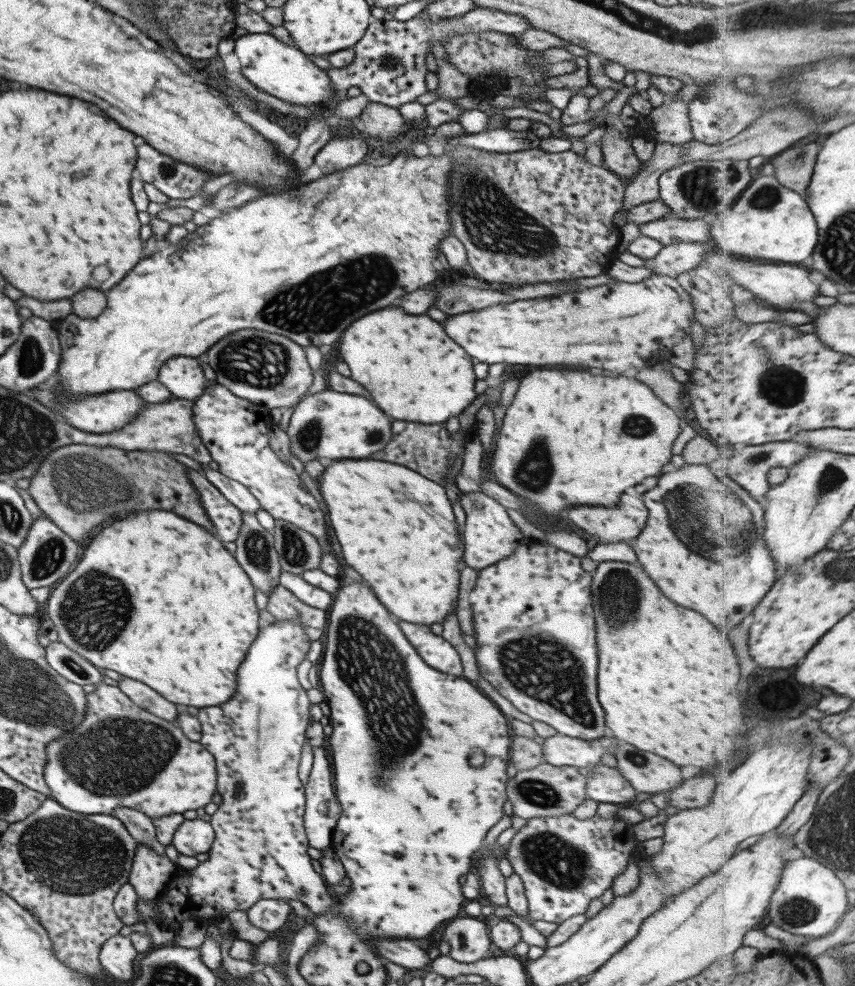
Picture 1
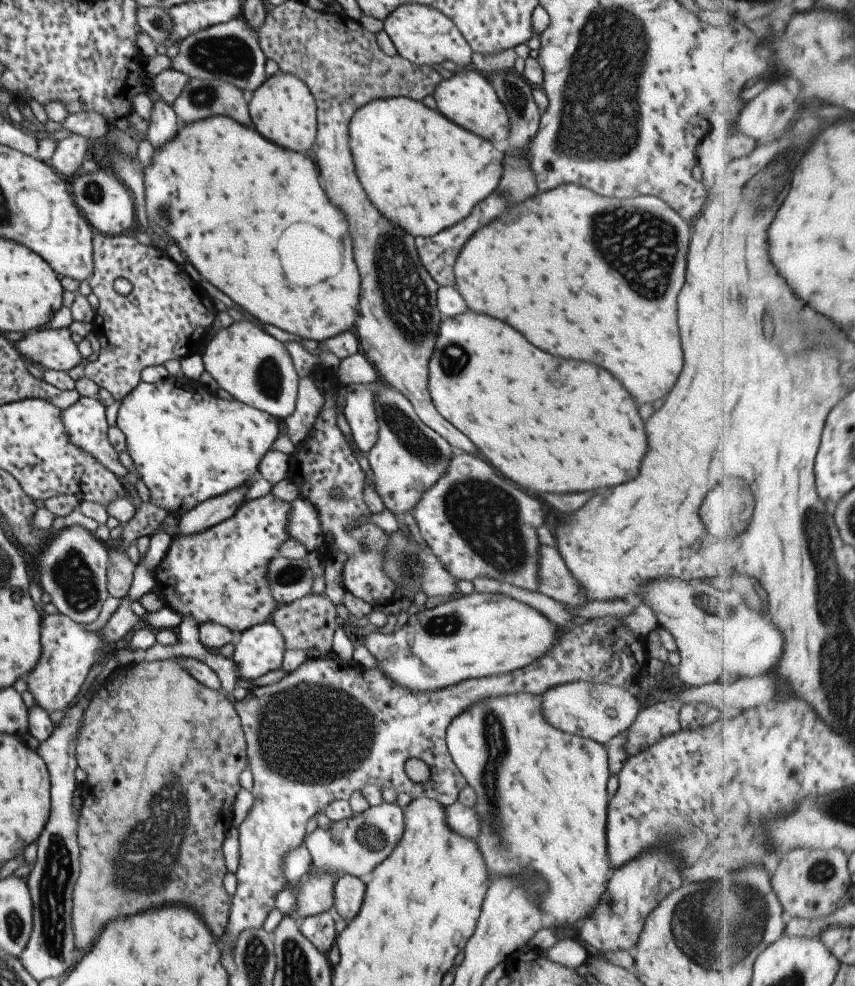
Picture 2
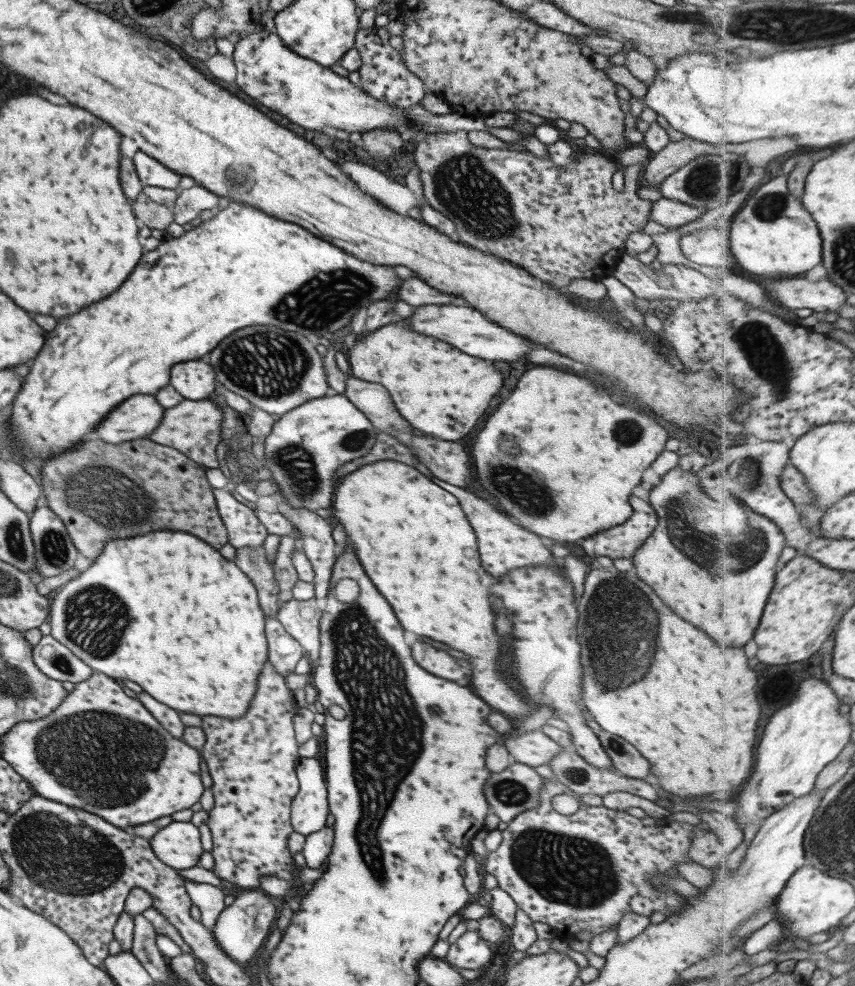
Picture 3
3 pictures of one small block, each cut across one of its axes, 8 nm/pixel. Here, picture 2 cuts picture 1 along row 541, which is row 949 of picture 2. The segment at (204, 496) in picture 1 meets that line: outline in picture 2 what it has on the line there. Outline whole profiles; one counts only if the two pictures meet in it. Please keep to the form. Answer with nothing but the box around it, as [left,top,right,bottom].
[220,618,649,956]

